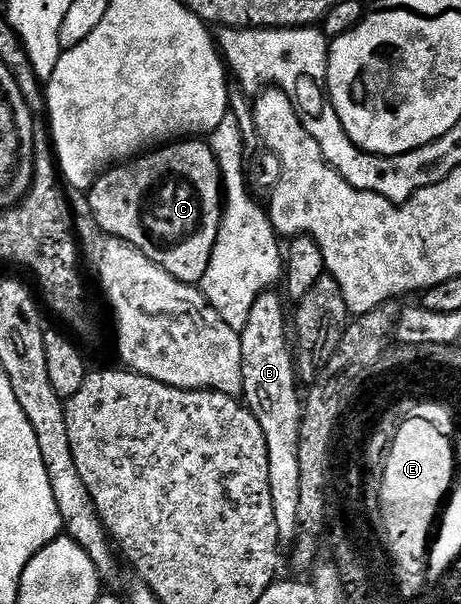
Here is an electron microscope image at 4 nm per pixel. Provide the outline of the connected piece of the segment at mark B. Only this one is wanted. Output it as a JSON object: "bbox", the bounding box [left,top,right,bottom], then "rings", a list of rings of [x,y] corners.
{"bbox":[240,291,304,543],"rings":[[[267,291],[259,295],[256,299],[256,303],[253,304],[252,307],[252,315],[249,316],[248,323],[244,328],[240,330],[240,336],[242,339],[242,393],[244,394],[244,401],[248,408],[254,412],[255,419],[260,423],[260,427],[262,428],[262,434],[264,435],[264,439],[268,443],[268,471],[270,472],[270,486],[272,487],[272,507],[276,511],[276,527],[278,528],[278,539],[279,542],[286,543],[294,543],[300,532],[300,455],[298,454],[298,441],[300,440],[300,431],[301,431],[301,421],[303,414],[303,406],[304,401],[300,396],[298,398],[298,385],[300,386],[300,377],[296,372],[296,357],[290,354],[290,345],[292,349],[292,341],[286,338],[286,317],[288,321],[288,309],[286,313],[286,309],[282,306],[283,298],[279,296],[277,297],[274,294],[274,291]]]}

